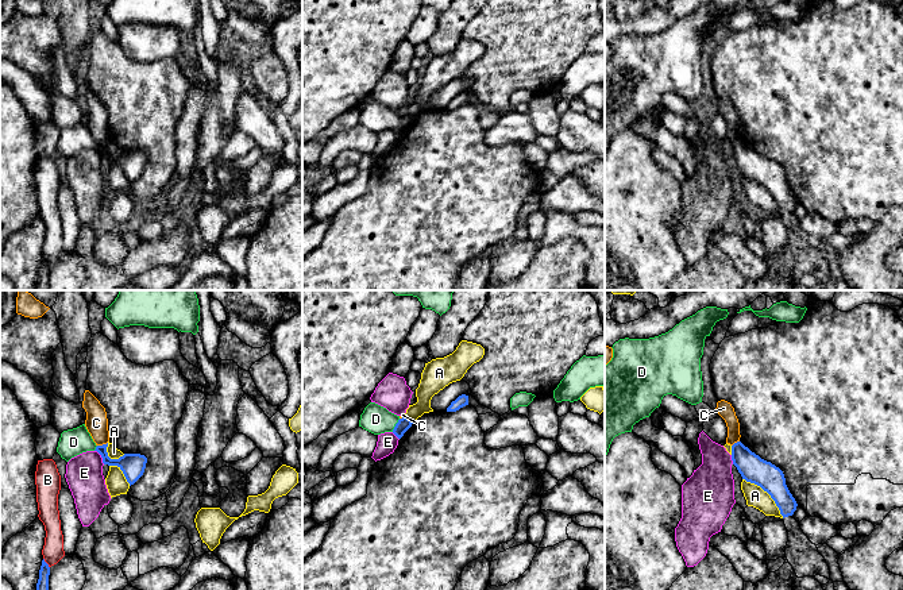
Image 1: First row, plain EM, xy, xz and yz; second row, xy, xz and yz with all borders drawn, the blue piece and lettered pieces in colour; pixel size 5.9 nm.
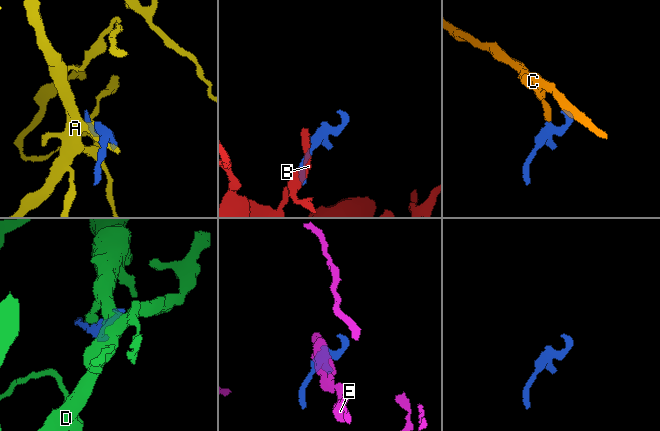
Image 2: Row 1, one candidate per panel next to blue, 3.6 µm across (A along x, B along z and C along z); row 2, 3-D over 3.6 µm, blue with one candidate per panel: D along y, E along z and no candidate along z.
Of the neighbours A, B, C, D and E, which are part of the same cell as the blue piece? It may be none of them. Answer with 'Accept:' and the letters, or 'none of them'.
Accept: D

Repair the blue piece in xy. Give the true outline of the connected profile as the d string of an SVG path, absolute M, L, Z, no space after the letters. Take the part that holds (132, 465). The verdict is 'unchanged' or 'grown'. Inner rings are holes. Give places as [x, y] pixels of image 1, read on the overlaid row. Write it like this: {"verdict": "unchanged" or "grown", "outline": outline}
{"verdict": "grown", "outline": "M82 424L61 433L57 452L62 459L69 462L72 458L82 452L97 451L101 455L104 464L117 466L123 471L130 486L134 485L143 475L147 458L140 454L124 454L119 459L111 459L108 456L107 447L108 443L97 446L88 432L85 424Z"}

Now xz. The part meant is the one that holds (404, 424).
{"verdict": "grown", "outline": "M370 402L364 408L359 420L359 427L374 435L393 432L398 439L404 436L412 424L413 421L410 419L401 419L375 402Z"}

